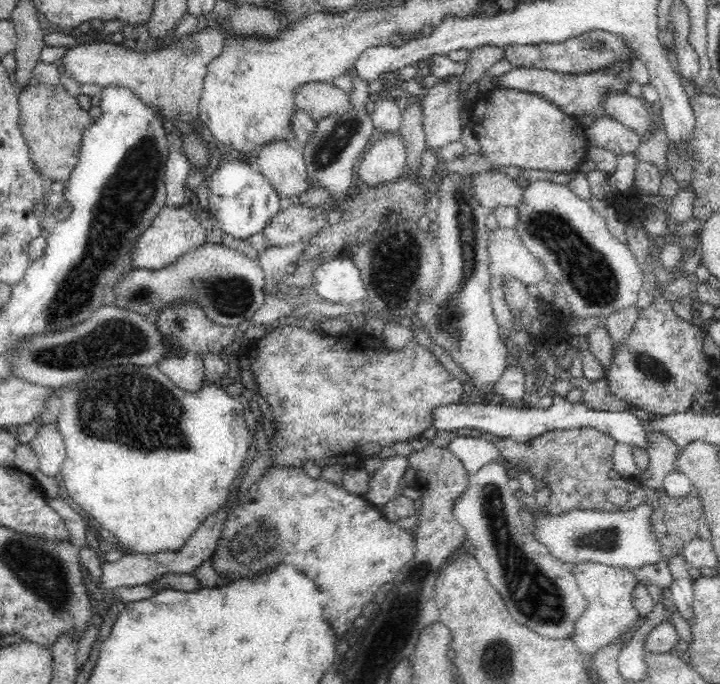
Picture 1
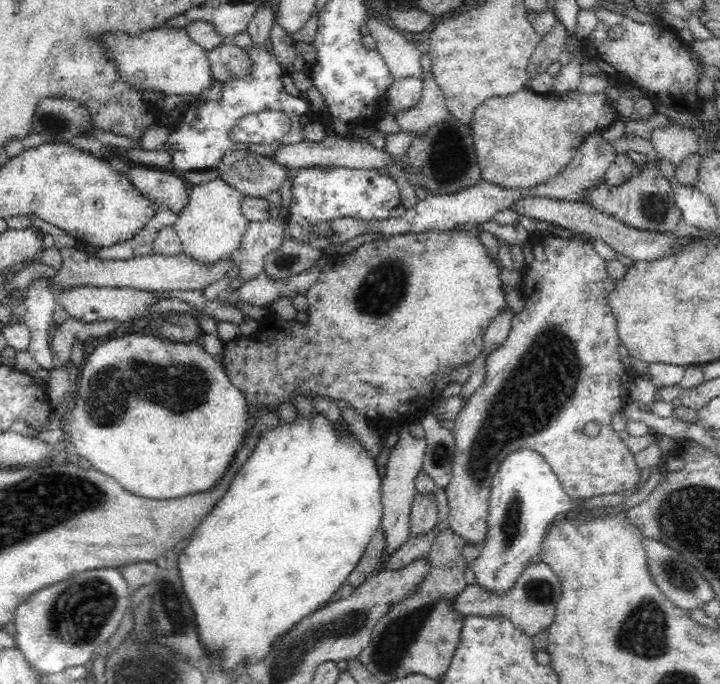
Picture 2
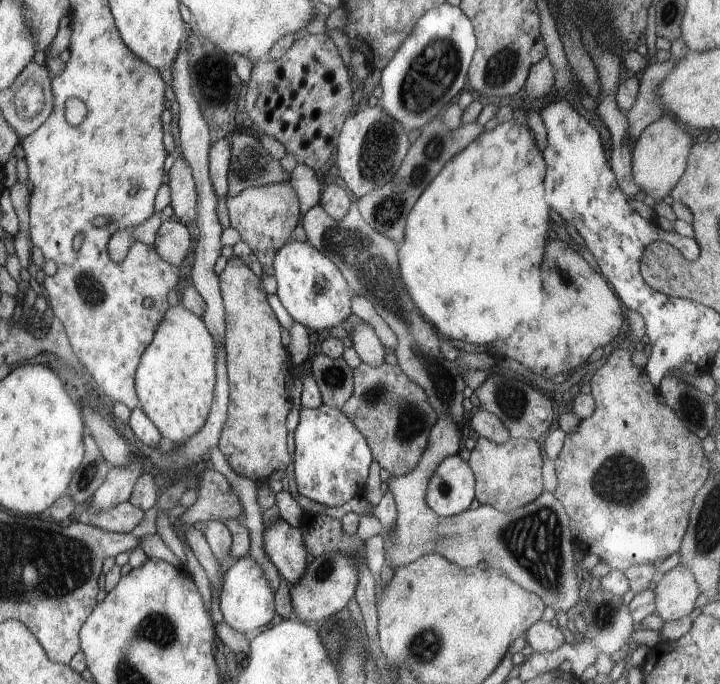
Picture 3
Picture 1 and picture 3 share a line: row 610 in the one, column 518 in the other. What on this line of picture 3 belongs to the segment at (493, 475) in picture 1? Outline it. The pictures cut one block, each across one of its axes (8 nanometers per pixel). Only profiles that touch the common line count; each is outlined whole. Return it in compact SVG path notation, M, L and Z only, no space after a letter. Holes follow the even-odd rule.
M448 414L439 415L430 428L427 446L415 468L386 480L396 504L396 519L389 536L383 537L384 559L391 562L393 570L427 553L438 554L458 567L472 567L483 561L488 567L502 570L511 582L535 594L555 613L567 612L582 599L586 582L597 582L611 568L600 560L595 573L587 577L574 568L568 516L552 493L543 490L530 503L508 513L480 504L474 510L440 517L424 503L428 476L441 460L460 450L459 436L460 426Z

